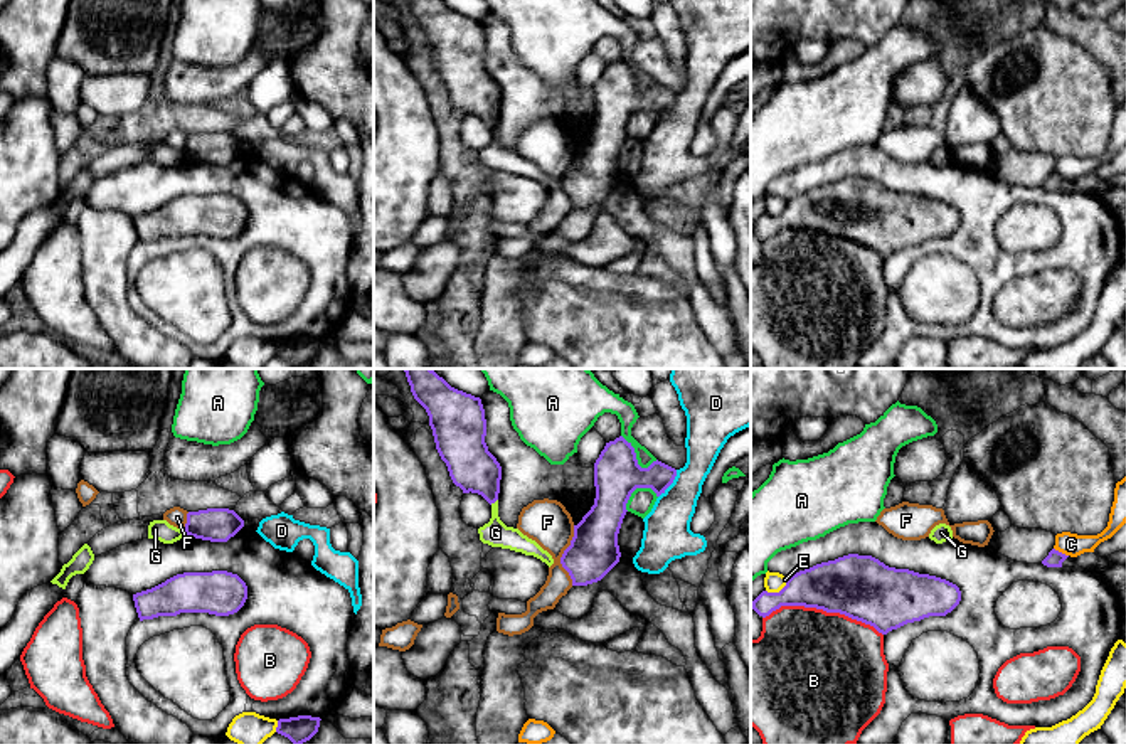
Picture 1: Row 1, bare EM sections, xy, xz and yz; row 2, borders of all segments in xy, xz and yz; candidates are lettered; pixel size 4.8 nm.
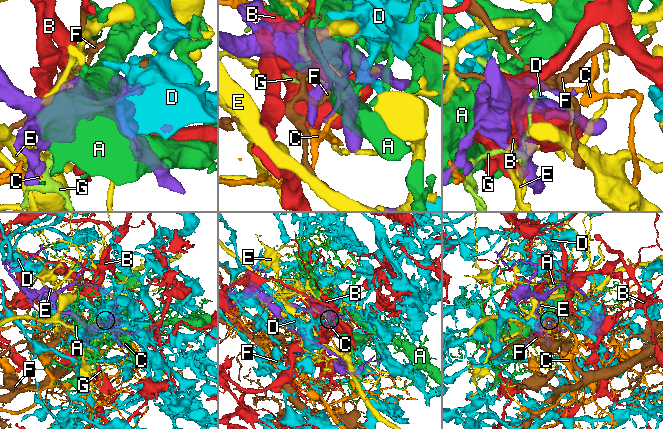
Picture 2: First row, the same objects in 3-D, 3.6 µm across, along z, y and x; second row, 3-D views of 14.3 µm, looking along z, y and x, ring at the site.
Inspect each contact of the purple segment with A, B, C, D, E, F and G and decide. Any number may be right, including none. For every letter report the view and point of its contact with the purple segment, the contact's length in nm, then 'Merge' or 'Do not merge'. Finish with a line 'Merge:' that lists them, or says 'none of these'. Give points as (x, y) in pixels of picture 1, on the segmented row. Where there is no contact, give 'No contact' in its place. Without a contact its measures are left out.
A: Touches purple at xz (635, 458). Shared border 220 nm. Do not merge
B: Touches purple at yz (823, 610). Shared border 600 nm. Do not merge
C: Touches purple at yz (1061, 552). Shared border 80 nm. Do not merge
D: Touches purple at xz (672, 482). Shared border 160 nm. Do not merge
E: Touches purple at yz (780, 591). Shared border 130 nm. Do not merge
F: Touches purple at xz (562, 556). Shared border 280 nm. Do not merge
G: Touches purple at xz (493, 502). Shared border 50 nm. Do not merge
Merge: none of these

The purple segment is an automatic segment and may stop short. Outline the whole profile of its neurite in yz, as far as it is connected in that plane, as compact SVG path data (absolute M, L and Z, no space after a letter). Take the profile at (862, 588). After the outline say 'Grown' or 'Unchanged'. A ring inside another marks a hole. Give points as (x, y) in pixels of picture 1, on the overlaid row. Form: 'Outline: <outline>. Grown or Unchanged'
Outline: M848 554L793 574L779 593L762 591L752 609L766 618L781 606L816 608L887 635L907 623L946 616L959 601L959 587L946 579Z. Unchanged

